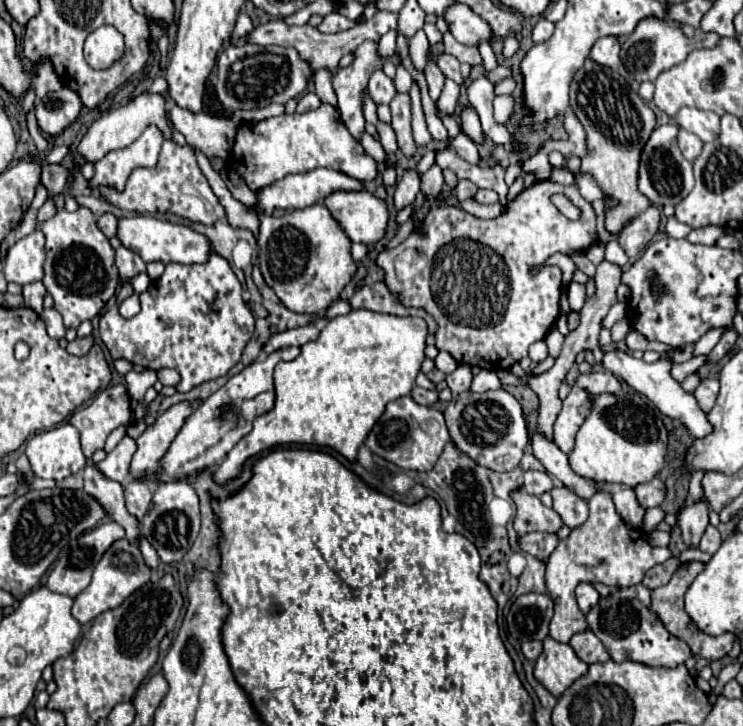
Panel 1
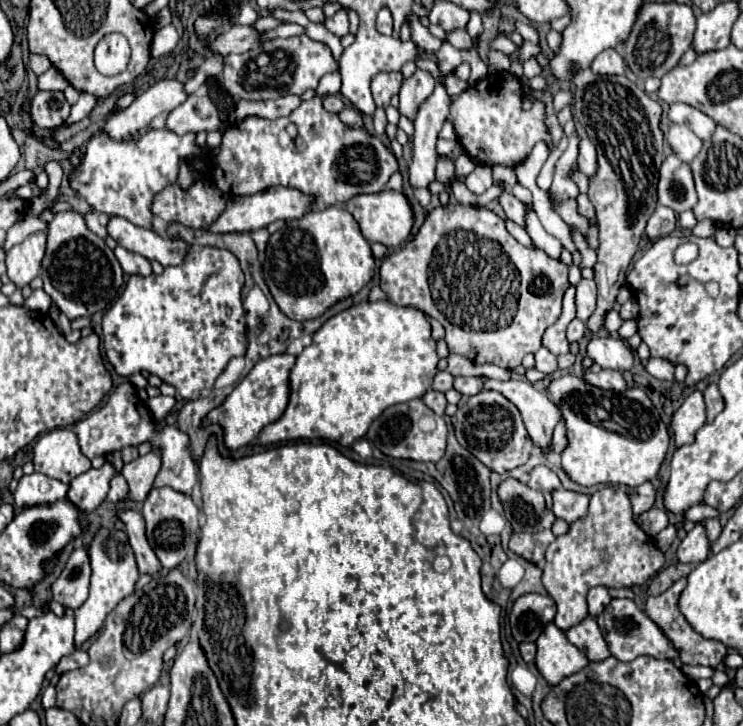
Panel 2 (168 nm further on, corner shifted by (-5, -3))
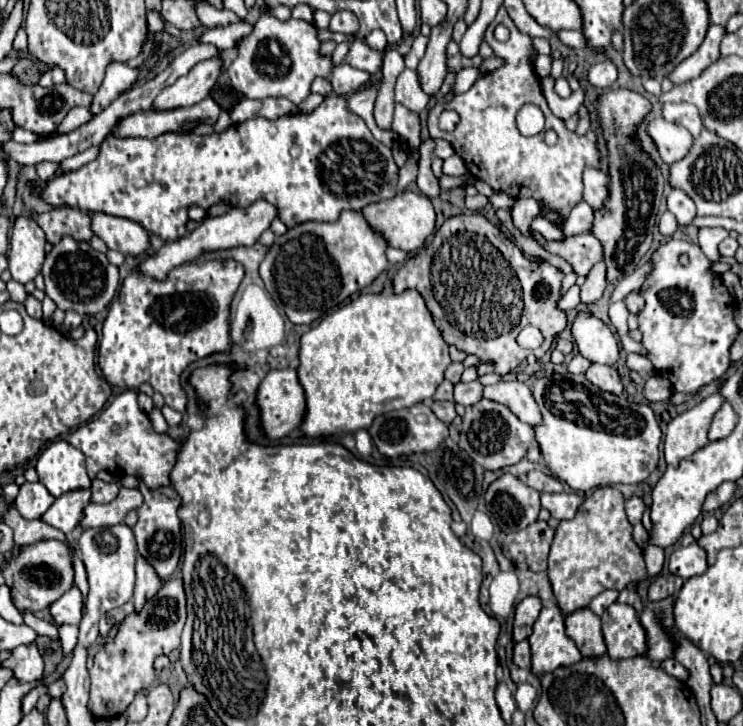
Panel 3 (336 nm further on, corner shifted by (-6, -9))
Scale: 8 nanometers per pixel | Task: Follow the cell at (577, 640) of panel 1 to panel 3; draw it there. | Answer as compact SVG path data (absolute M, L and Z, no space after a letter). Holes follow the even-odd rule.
M588 607L576 609L566 615L566 635L574 639L584 657L598 657L606 653L600 617L594 615Z

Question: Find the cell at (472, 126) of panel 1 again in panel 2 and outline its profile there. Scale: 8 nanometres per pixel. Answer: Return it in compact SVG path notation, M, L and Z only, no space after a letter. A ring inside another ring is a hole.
M507 71L487 75L485 79L463 91L451 103L449 121L453 123L463 149L479 165L517 165L519 161L527 159L537 141L545 139L551 145L551 135L547 135L547 125L543 121L543 103L535 101L529 111L523 111L521 83Z

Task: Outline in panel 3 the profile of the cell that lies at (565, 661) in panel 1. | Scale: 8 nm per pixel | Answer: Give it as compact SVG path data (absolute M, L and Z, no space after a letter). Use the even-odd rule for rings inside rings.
M558 605L542 607L532 635L528 637L532 651L532 673L552 673L560 665L572 665L582 659L576 643L564 633L564 615Z

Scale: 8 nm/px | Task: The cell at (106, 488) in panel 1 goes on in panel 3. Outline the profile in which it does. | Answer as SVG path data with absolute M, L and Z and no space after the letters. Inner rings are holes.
M140 555L136 559L136 589L134 589L134 609L136 613L142 611L144 603L158 593L162 587L156 573L152 573L152 567L146 561L140 561Z

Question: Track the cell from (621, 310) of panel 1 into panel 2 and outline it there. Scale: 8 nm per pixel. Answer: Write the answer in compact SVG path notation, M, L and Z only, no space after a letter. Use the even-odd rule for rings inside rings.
M629 299L627 303L623 303L623 305L619 307L619 315L621 315L623 321L627 321L627 319L635 319L637 313L639 313L639 305L637 305L633 299Z

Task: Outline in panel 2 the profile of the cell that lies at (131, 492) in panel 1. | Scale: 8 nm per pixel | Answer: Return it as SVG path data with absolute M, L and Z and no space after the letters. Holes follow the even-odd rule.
M115 475L115 479L111 479L111 489L109 489L107 501L119 505L119 503L125 503L127 501L127 495L129 495L127 481L123 479L123 475Z

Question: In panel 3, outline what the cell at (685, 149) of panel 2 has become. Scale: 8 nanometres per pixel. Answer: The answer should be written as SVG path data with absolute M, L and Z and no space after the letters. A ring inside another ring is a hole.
M662 117L652 119L648 123L646 131L652 137L652 141L666 165L680 161L688 153L688 149L692 147L692 141L694 141L694 137L688 133L688 129L684 129L682 125L664 121Z

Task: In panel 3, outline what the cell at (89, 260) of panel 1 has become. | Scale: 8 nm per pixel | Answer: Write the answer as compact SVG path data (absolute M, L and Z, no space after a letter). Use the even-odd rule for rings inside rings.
M64 237L58 245L48 253L42 275L46 281L46 295L52 297L56 307L62 311L76 311L80 315L94 315L112 301L118 289L118 267L108 263L104 253L94 251L86 241L72 241L72 237Z

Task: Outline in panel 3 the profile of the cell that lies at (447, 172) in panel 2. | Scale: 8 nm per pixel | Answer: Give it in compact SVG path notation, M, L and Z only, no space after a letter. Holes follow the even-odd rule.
M452 155L448 159L444 159L444 175L464 175L466 173L466 167L464 167L464 161L458 157L458 155Z

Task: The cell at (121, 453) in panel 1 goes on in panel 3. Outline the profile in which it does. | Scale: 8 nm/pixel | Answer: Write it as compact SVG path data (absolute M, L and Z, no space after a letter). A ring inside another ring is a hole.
M82 489L64 493L64 497L58 497L40 519L50 527L68 533L80 523L80 513L88 503L90 503L90 491Z

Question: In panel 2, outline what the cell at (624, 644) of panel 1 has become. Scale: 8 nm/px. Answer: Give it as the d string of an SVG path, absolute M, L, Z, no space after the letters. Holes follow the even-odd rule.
M611 599L603 615L597 617L597 623L609 645L611 655L617 657L619 661L633 661L639 655L651 655L655 659L677 659L679 657L679 651L671 645L671 641L659 629L659 625L651 621L649 615L631 599Z

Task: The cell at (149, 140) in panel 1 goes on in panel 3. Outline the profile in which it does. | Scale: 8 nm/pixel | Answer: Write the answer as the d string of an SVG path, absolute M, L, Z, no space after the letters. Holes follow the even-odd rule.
M328 95L324 99L324 103L318 109L314 109L310 115L308 113L294 113L294 115L284 115L284 117L276 119L276 121L270 121L270 119L264 119L264 117L256 117L256 119L248 119L244 123L236 123L236 125L228 127L228 131L212 133L212 135L204 135L204 137L194 135L194 133L164 133L164 135L160 135L156 139L132 139L132 137L130 139L118 139L118 137L110 135L110 137L106 137L102 141L100 155L92 163L88 163L88 165L84 165L84 167L80 167L76 171L68 171L68 173L56 175L56 177L44 181L42 185L28 183L28 187L30 189L40 189L40 197L46 203L54 205L54 207L80 207L82 211L88 211L88 213L98 213L100 211L100 213L108 213L108 215L116 215L116 217L126 217L130 221L140 223L148 233L158 235L164 241L176 241L176 239L180 239L180 237L184 237L188 233L188 229L186 229L188 209L192 205L198 205L202 209L210 209L214 203L226 201L226 203L230 203L234 207L246 209L254 201L264 199L264 201L268 201L268 203L272 203L276 207L278 219L288 229L292 229L294 225L304 223L304 221L330 221L330 223L334 223L340 217L340 213L346 211L346 209L358 211L358 209L364 209L370 203L376 203L376 201L382 201L382 199L390 199L390 197L396 195L396 183L398 183L398 167L394 163L392 151L386 145L382 145L380 141L374 139L374 135L370 133L370 129L366 127L362 117L358 117L356 113L352 113L348 109L348 99L346 97Z

